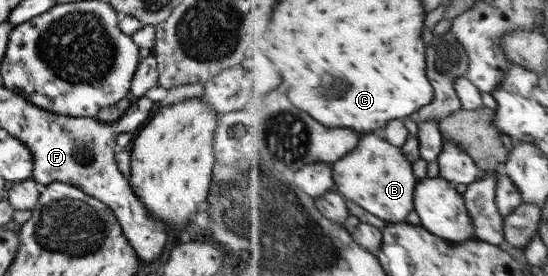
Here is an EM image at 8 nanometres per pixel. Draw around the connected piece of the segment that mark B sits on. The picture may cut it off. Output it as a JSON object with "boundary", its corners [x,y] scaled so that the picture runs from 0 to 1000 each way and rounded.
{"boundary":[[[670,489],[655,533],[630,576],[609,594],[611,692],[633,721],[655,732],[666,757],[708,804],[739,808],[750,764],[759,757],[757,699],[763,678],[754,587],[734,533],[710,518],[692,489]]]}

